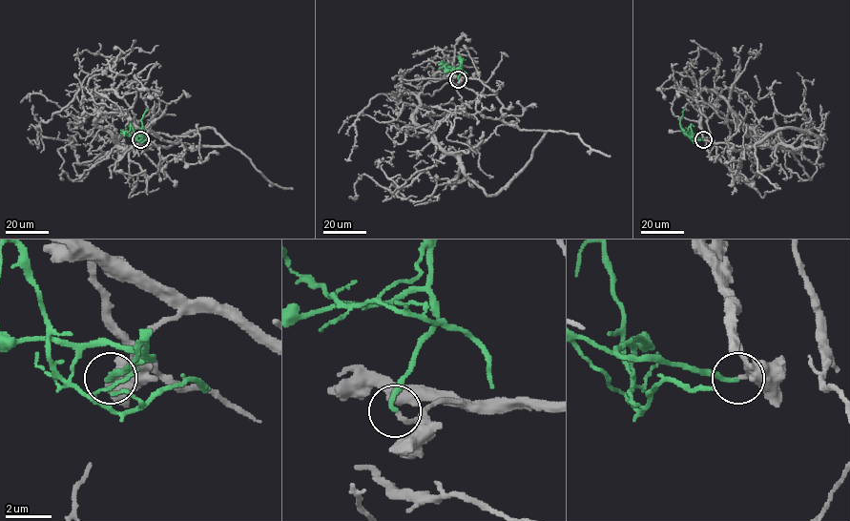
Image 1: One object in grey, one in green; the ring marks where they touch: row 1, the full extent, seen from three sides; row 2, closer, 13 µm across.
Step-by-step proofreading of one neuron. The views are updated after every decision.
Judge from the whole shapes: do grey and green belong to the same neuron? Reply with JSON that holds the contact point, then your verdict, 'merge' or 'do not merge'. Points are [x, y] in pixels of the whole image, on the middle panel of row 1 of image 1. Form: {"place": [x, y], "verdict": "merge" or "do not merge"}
{"place": [458, 79], "verdict": "merge"}

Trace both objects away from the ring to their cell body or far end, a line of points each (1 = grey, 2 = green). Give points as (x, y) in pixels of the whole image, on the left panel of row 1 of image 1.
1: (140, 138), (184, 150), (130, 177), (96, 124), (101, 99), (82, 88), (41, 121), (37, 149), (28, 137)
2: (140, 138), (143, 137), (141, 119), (148, 109)

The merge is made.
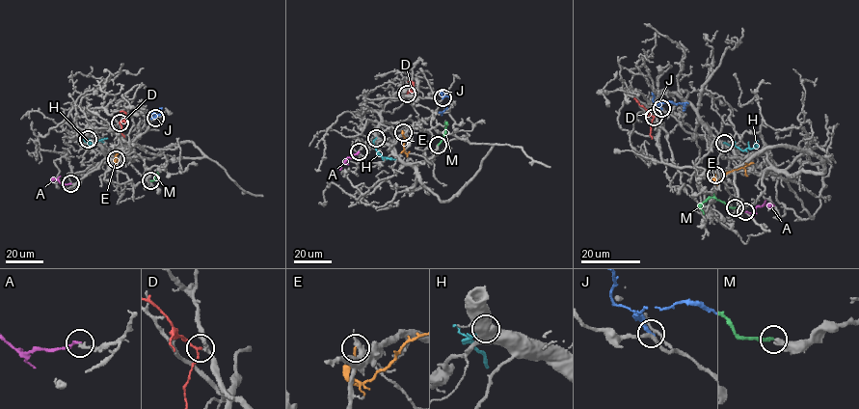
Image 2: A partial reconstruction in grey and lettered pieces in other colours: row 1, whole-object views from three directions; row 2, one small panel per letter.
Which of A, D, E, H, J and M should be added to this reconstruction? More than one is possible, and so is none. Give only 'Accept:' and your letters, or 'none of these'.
Accept: A, M

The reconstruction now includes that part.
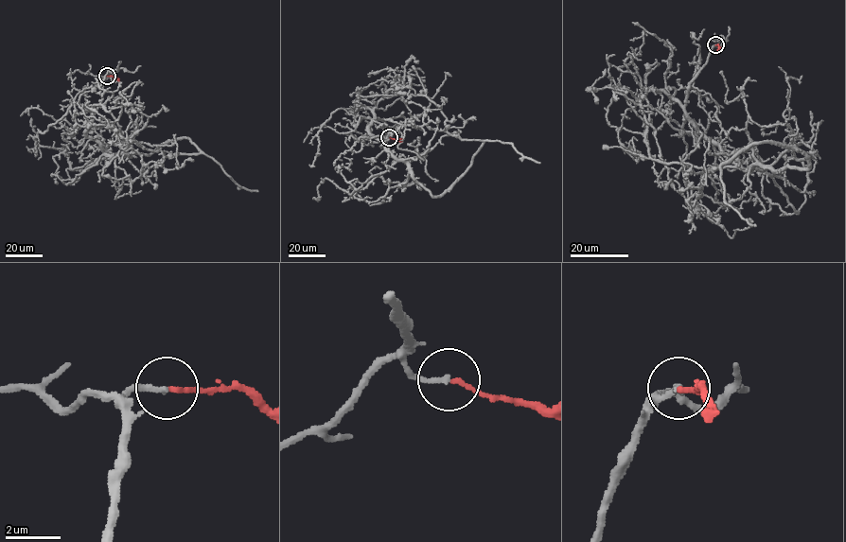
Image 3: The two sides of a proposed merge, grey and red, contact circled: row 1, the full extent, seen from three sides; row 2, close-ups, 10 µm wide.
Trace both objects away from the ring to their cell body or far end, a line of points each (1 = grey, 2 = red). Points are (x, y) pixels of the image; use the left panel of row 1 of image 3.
1: (107, 76), (86, 133), (116, 181), (134, 180), (164, 151), (79, 126), (74, 98), (92, 92)
2: (107, 76), (119, 80)

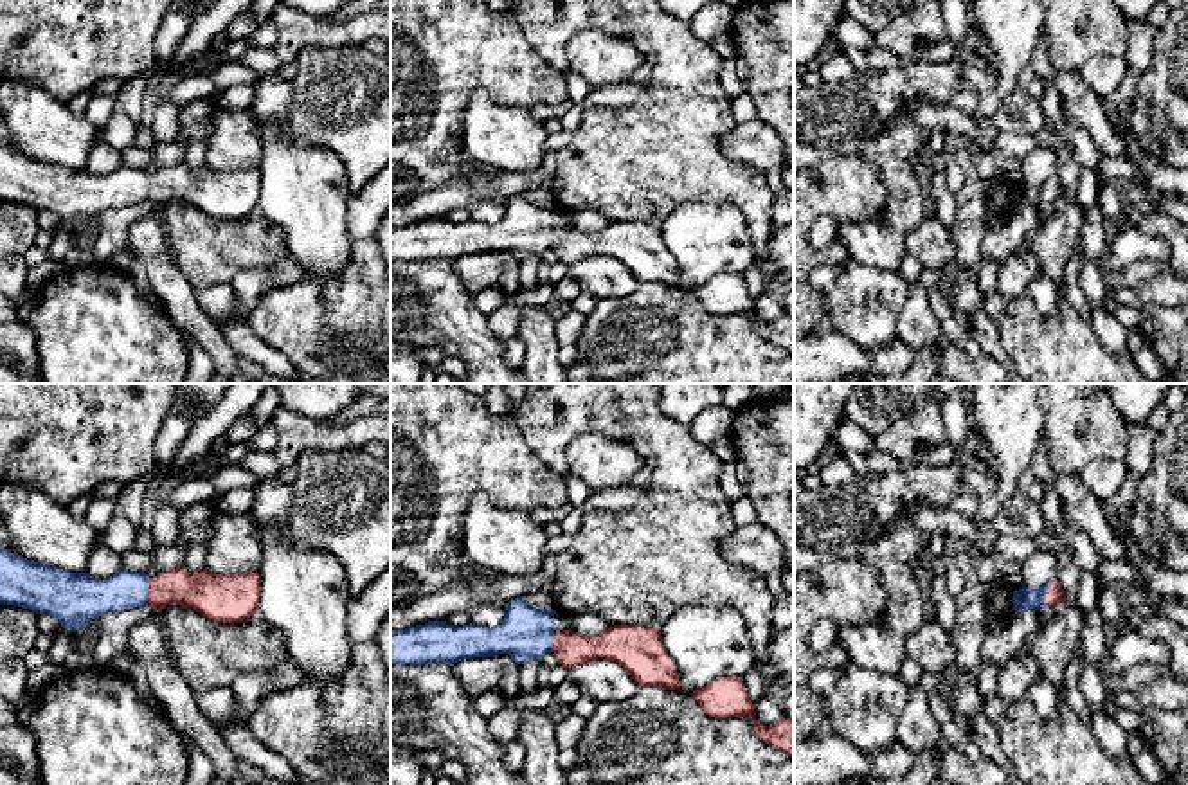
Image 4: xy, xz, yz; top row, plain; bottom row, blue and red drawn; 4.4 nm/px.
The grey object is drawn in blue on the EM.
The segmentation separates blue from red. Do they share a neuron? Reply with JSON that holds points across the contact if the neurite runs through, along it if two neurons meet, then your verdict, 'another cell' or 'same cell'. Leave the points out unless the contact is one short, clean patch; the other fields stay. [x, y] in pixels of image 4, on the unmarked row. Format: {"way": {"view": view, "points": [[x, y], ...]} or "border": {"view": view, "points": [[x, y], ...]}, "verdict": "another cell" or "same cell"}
{"way": {"view": "yz", "points": [[1026, 195], [1046, 189], [1055, 191]]}, "verdict": "same cell"}

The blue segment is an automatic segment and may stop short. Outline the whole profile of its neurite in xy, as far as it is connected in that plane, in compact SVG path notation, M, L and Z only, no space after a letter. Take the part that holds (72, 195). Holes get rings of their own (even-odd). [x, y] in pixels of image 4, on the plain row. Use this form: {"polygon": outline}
{"polygon": "M0 144L0 202L50 211L67 227L79 227L94 214L149 200L157 209L167 202L191 203L211 218L241 220L259 205L259 169L189 169L185 162L149 175L128 166L97 176L27 157Z"}

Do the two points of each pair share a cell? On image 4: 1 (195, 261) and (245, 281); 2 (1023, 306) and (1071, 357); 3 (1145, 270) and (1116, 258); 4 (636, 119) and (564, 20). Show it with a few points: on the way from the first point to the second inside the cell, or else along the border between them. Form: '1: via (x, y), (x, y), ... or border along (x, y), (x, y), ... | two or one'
1: border along (274, 263), (265, 269), (242, 269), (229, 281) | two
2: via (1034, 319), (1059, 344) | one
3: border along (1163, 243), (1158, 256), (1107, 272) | two
4: via (659, 80), (659, 54), (625, 20), (603, 18) | one

